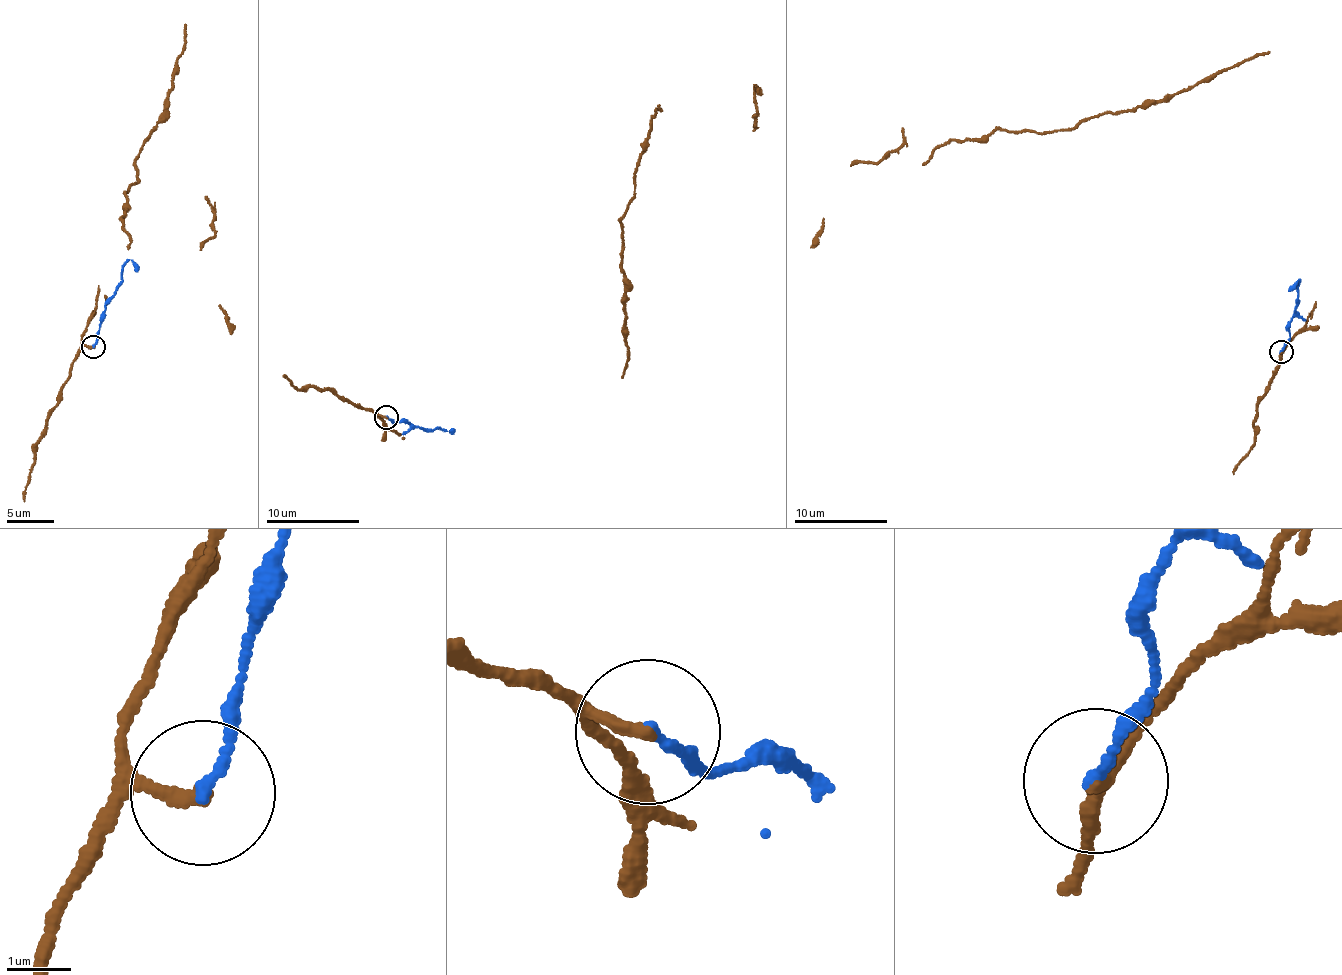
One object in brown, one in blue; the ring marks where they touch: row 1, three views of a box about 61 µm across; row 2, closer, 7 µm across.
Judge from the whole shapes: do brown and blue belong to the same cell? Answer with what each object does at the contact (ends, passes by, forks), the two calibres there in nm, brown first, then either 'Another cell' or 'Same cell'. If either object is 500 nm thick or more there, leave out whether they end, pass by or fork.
At the ring brown ends. At the ring blue ends. Thickness 200 nm (brown) against 150 nm. Another cell

